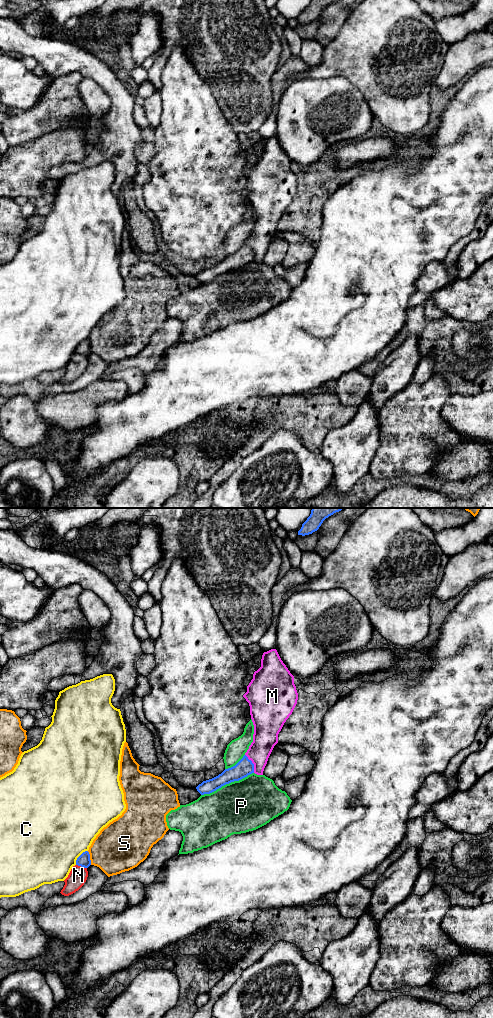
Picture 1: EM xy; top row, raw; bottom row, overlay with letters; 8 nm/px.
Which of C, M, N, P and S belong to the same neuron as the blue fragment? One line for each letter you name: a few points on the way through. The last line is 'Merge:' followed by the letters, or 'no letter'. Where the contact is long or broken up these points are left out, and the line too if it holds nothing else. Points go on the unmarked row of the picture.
Merge: no letter

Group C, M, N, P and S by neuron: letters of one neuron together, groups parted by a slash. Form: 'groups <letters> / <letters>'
groups C / M / N / P / S

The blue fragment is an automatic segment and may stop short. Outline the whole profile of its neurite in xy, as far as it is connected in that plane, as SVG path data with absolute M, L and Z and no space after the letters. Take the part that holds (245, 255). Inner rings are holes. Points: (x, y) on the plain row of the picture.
M246 243L233 255L225 257L218 264L203 269L196 277L201 282L210 282L222 274L234 269L239 269L248 263L254 261L254 252Z

